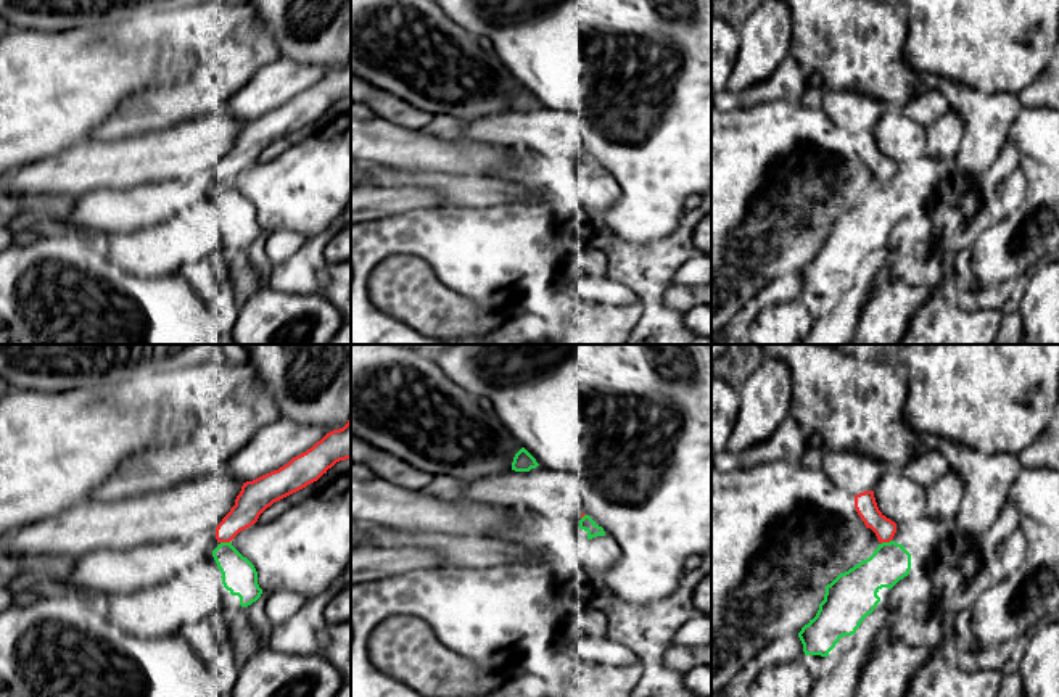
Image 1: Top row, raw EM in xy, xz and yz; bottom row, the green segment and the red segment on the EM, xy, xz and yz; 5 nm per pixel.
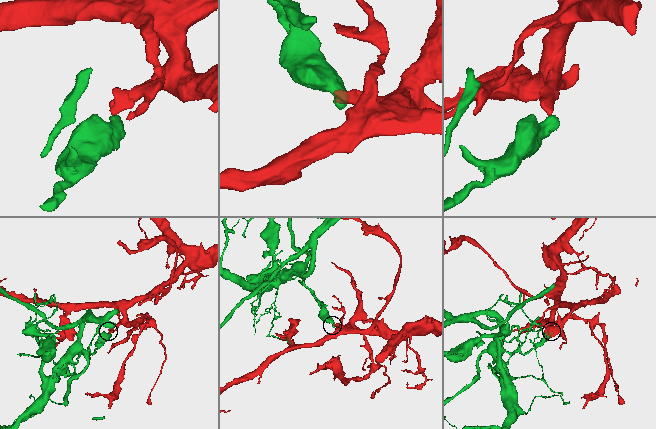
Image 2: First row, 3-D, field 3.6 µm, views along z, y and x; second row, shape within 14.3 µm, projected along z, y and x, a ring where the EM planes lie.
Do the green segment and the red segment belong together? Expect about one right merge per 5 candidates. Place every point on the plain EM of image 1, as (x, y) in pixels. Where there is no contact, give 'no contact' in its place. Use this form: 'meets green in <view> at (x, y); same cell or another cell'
meets green in yz at (885, 182); another cell

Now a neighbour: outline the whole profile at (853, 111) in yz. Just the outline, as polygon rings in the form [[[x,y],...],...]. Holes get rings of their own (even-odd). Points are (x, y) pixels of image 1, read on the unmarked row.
[[[832,89],[822,90],[821,109],[853,137],[872,130],[885,113],[885,106],[869,95],[856,90]]]

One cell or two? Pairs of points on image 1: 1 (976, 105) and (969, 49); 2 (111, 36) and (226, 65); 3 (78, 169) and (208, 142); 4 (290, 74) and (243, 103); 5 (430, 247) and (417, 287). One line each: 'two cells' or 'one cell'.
1: two cells
2: one cell
3: one cell
4: one cell
5: two cells

